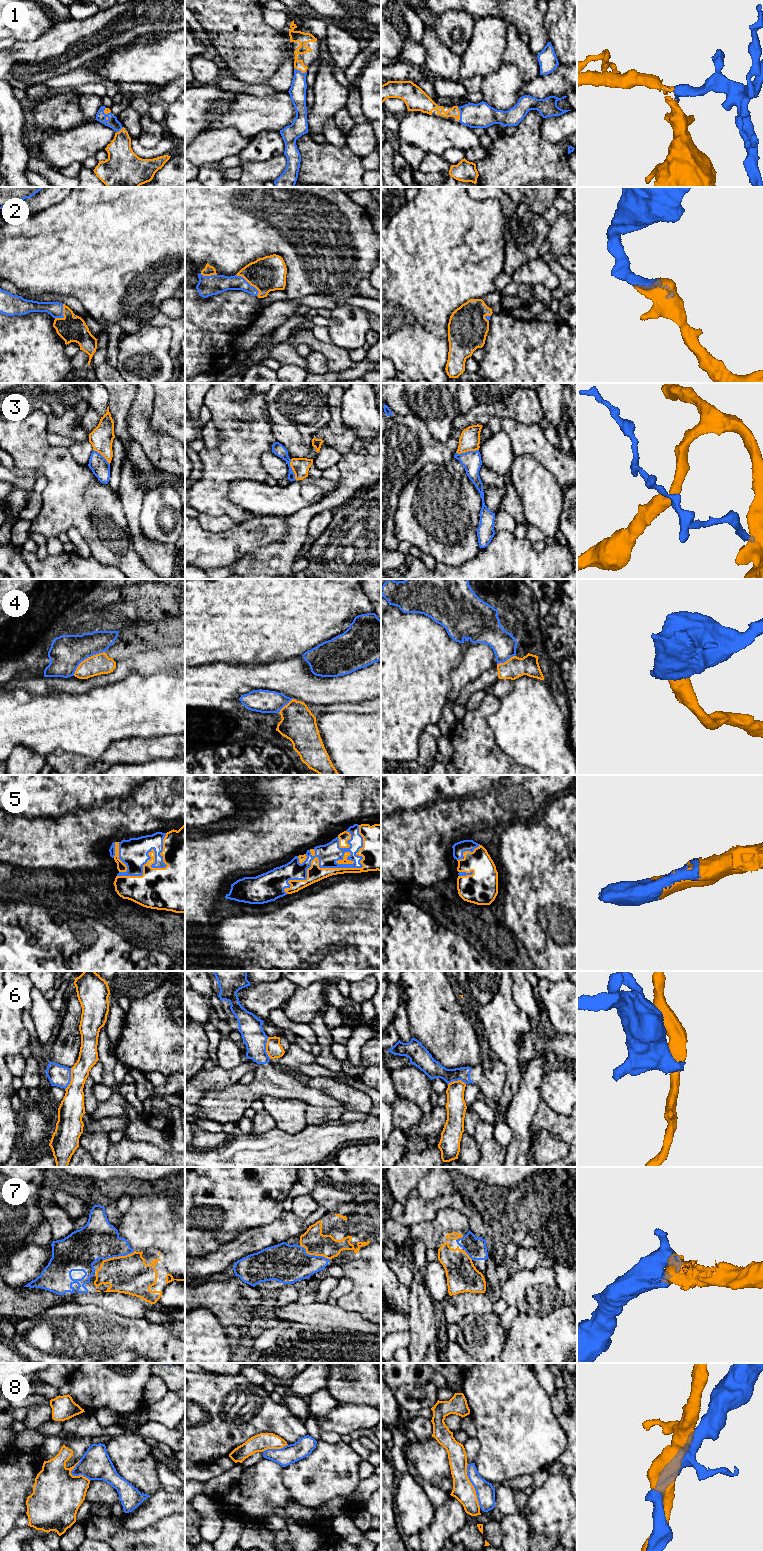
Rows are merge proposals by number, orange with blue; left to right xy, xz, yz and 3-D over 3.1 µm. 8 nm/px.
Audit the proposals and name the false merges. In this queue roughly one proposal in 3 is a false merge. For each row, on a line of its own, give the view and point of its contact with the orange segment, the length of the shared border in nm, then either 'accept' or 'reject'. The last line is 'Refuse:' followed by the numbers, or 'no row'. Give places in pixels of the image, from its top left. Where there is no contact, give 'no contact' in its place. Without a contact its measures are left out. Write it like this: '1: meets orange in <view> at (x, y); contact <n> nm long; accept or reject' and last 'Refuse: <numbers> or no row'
1: meets orange in yz at (459, 114); contact 120 nm long; accept
2: meets orange in xz at (249, 283); contact 240 nm long; accept
3: meets orange in yz at (467, 451); contact 190 nm long; reject
4: meets orange in xy at (87, 658); contact 320 nm long; reject
5: meets orange in xz at (332, 868); contact 800 nm long; accept
6: meets orange in xz at (266, 1048); contact 180 nm long; reject
7: meets orange in xz at (314, 1254); contact 280 nm long; accept
8: meets orange in yz at (473, 1486); contact 360 nm long; reject
Refuse: 3, 4, 6, 8

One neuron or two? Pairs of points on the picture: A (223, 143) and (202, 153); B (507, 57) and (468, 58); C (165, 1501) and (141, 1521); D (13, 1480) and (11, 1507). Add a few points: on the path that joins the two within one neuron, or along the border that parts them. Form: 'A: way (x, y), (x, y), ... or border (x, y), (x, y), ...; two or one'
A: way (218, 144), (207, 148); one
B: border (507, 34), (507, 44), (502, 55), (502, 62); two
C: way (159, 1505), (147, 1515); one
D: way (11, 1487), (11, 1500); one

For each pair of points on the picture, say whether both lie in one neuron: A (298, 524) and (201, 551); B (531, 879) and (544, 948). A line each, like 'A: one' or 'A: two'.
A: two
B: one

